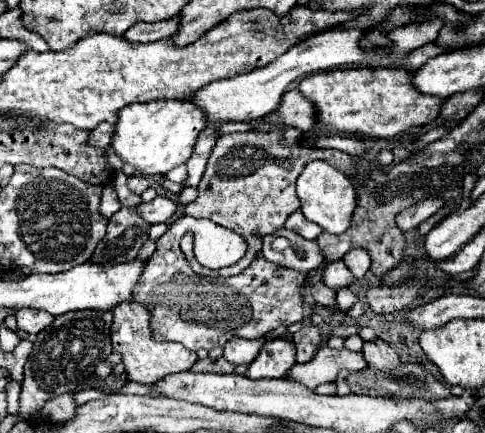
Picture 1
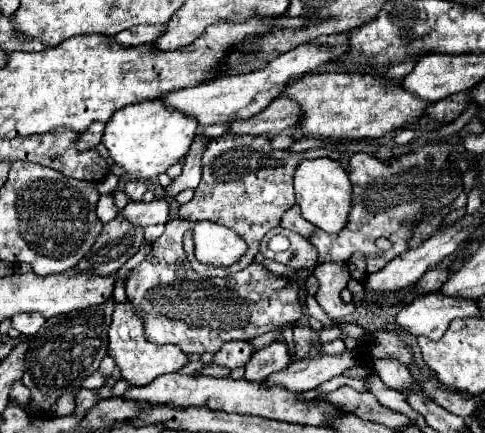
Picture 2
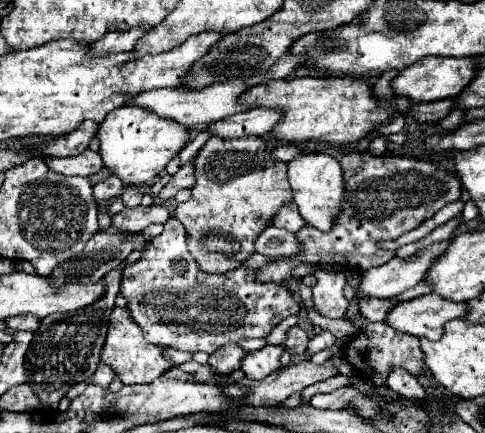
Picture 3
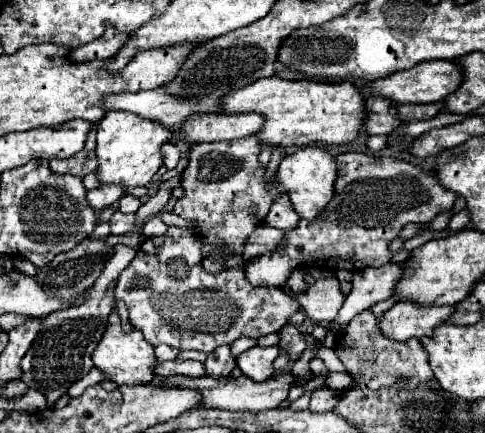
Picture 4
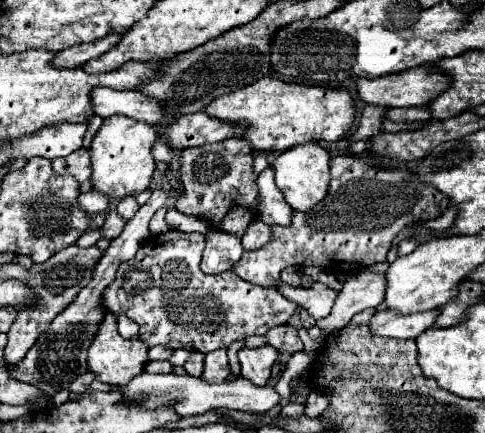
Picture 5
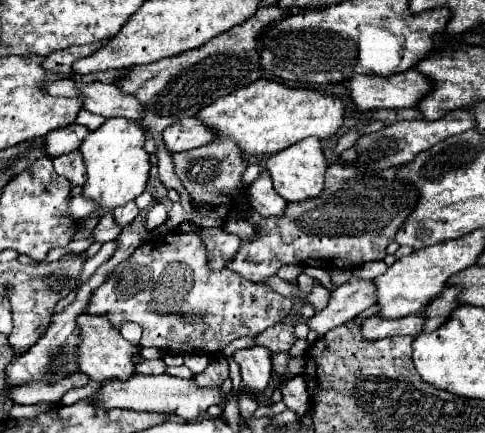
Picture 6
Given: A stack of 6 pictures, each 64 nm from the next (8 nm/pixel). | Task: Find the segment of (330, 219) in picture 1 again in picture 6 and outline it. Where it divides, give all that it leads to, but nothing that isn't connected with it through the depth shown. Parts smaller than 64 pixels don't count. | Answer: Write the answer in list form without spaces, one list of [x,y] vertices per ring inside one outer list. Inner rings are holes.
[[[306,138],[306,140],[300,140],[296,144],[292,144],[290,148],[278,152],[278,154],[272,154],[264,168],[270,172],[270,178],[274,182],[274,190],[288,202],[298,202],[298,200],[304,200],[304,198],[310,198],[310,196],[318,196],[322,192],[322,186],[324,186],[324,174],[326,174],[326,158],[322,154],[322,148],[320,148],[320,140],[316,138]]]

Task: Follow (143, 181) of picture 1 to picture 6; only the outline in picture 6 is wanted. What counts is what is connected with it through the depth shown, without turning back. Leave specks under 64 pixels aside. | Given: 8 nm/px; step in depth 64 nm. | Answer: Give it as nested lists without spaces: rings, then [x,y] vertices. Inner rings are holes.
[[[128,202],[124,208],[116,208],[116,212],[114,212],[114,220],[116,220],[116,224],[120,226],[120,228],[126,228],[136,216],[138,216],[138,206],[134,204],[134,202]]]

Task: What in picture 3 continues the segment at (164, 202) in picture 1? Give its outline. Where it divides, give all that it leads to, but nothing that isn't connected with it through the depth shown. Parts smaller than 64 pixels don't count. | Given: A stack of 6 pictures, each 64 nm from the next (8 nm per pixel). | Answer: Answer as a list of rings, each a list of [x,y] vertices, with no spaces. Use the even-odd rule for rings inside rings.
[[[162,204],[154,206],[140,206],[140,208],[124,208],[122,212],[112,216],[112,226],[126,230],[126,232],[142,232],[146,226],[160,222],[164,224],[170,218],[170,212]]]

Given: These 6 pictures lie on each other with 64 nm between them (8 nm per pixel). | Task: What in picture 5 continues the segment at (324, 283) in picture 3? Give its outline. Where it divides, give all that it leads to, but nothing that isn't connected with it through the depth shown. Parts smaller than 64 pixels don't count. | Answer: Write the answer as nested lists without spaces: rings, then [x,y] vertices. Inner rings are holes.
[[[280,282],[280,284],[276,284],[276,290],[284,298],[288,298],[288,300],[300,304],[302,308],[306,308],[310,312],[310,316],[316,318],[316,320],[324,318],[330,312],[332,300],[336,298],[336,290],[332,290],[332,288],[328,288],[320,282],[314,282],[310,288],[294,288],[286,282]]]

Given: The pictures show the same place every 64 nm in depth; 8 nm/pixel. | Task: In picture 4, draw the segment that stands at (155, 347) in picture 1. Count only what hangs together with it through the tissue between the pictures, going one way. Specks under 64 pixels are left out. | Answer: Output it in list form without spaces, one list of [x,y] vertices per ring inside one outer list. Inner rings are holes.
[[[116,310],[108,318],[102,340],[98,342],[98,346],[92,354],[92,362],[108,380],[116,382],[118,386],[134,386],[134,384],[150,382],[150,378],[154,376],[152,368],[154,368],[154,364],[158,364],[156,356],[154,356],[154,346],[148,344],[144,340],[144,336],[140,336],[140,330],[132,330],[130,334],[122,334],[120,316]]]

